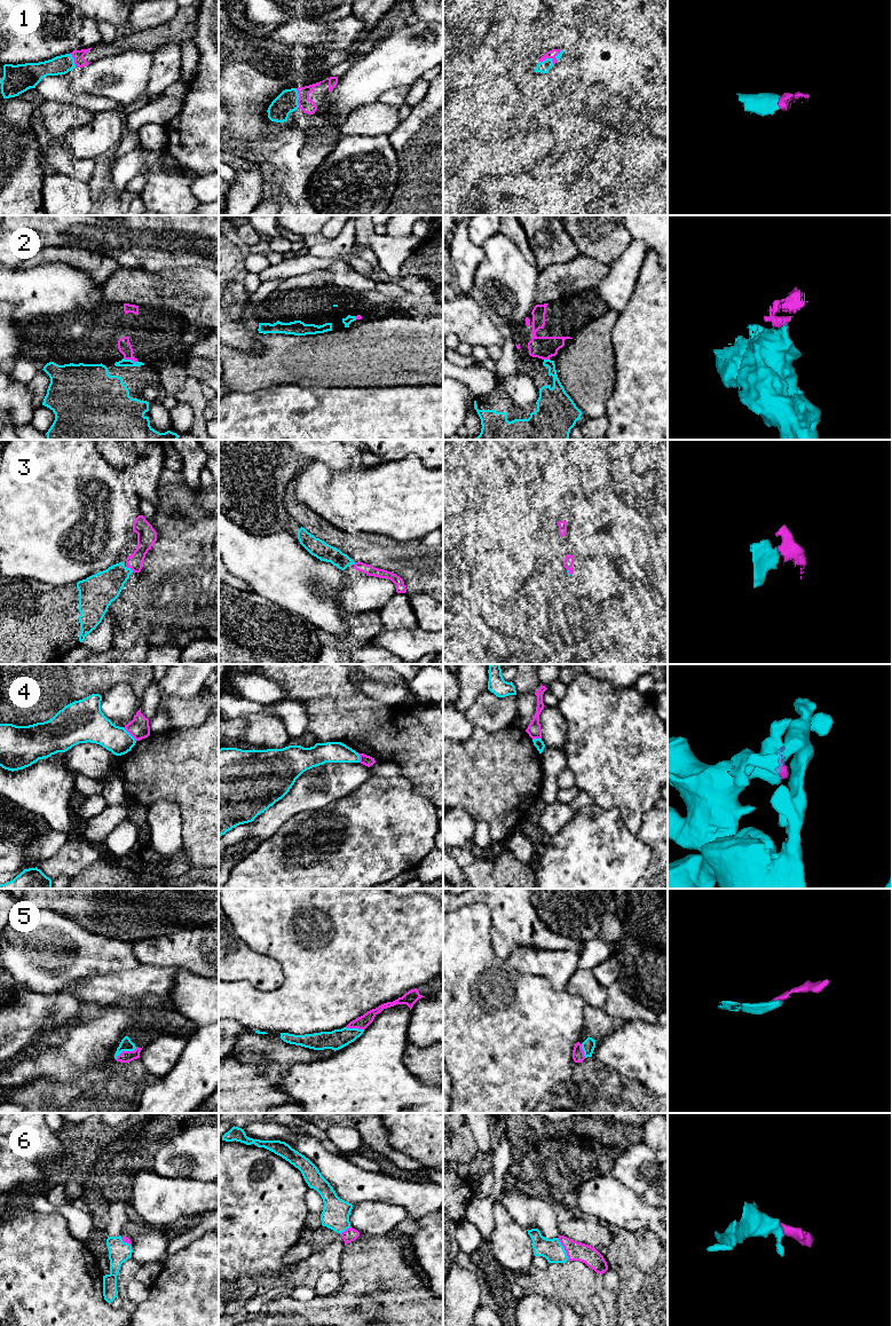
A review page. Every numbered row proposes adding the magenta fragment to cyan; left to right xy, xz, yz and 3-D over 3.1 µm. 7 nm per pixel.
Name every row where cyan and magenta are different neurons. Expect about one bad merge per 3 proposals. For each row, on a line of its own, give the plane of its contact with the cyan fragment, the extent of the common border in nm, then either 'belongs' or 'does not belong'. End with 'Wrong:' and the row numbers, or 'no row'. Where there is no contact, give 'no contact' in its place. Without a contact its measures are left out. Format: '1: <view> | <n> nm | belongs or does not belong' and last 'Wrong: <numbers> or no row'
1: xz | 140 nm | belongs
2: xy | 110 nm | does not belong
3: xy | 60 nm | belongs
4: xy | 140 nm | does not belong
5: xy | 170 nm | belongs
6: yz | 180 nm | belongs
Wrong: 2, 4

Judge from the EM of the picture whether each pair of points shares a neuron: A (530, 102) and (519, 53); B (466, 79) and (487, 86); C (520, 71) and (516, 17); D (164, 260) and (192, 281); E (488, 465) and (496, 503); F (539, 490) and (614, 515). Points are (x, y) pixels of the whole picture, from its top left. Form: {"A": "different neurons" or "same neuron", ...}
{"A": "different neurons", "B": "different neurons", "C": "same neuron", "D": "different neurons", "E": "same neuron", "F": "same neuron"}

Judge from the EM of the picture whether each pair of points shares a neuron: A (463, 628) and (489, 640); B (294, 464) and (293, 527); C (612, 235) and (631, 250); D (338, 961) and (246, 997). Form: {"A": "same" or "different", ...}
{"A": "same", "B": "same", "C": "different", "D": "same"}

